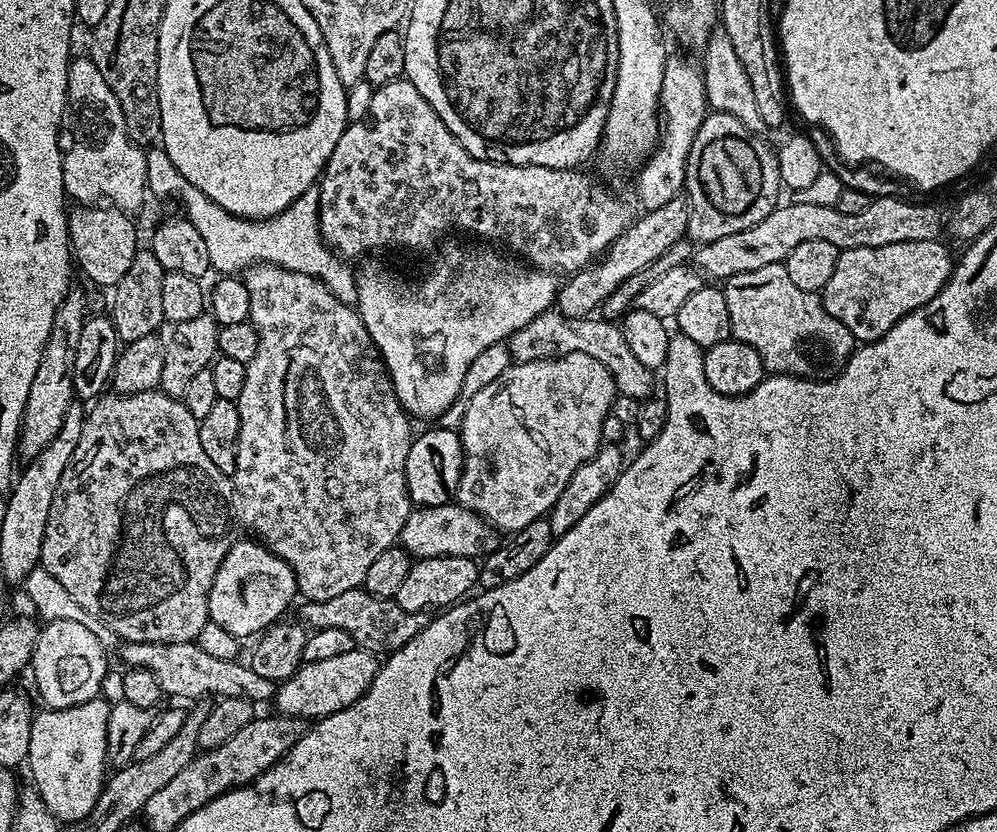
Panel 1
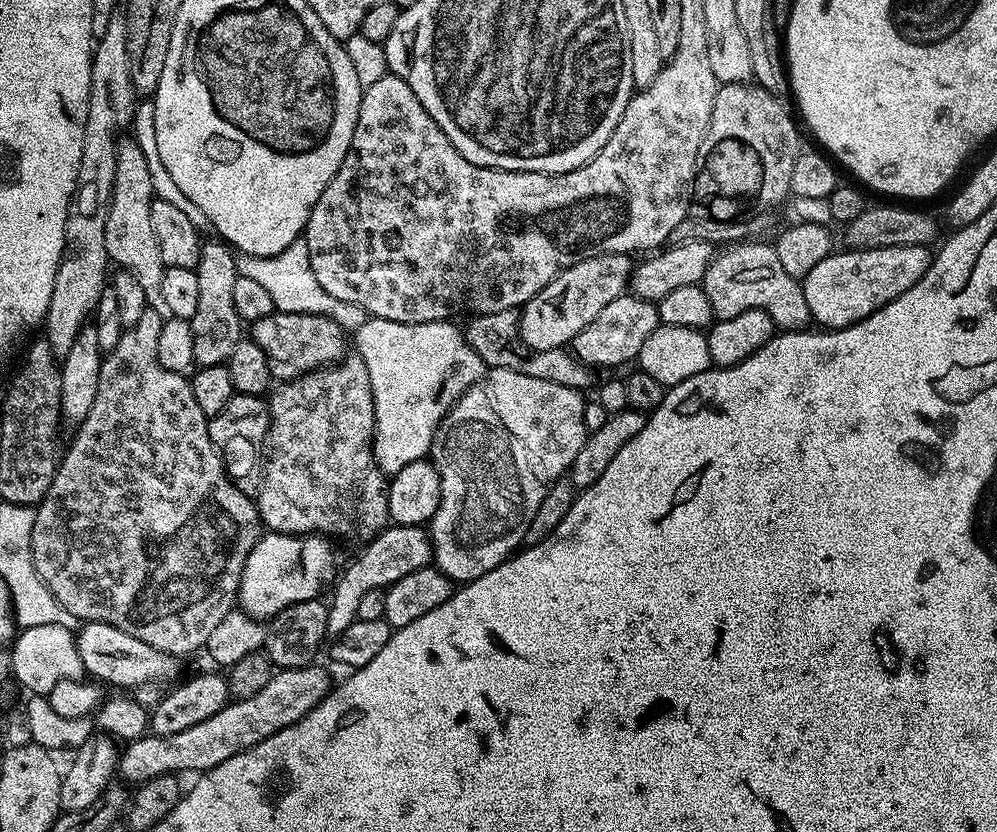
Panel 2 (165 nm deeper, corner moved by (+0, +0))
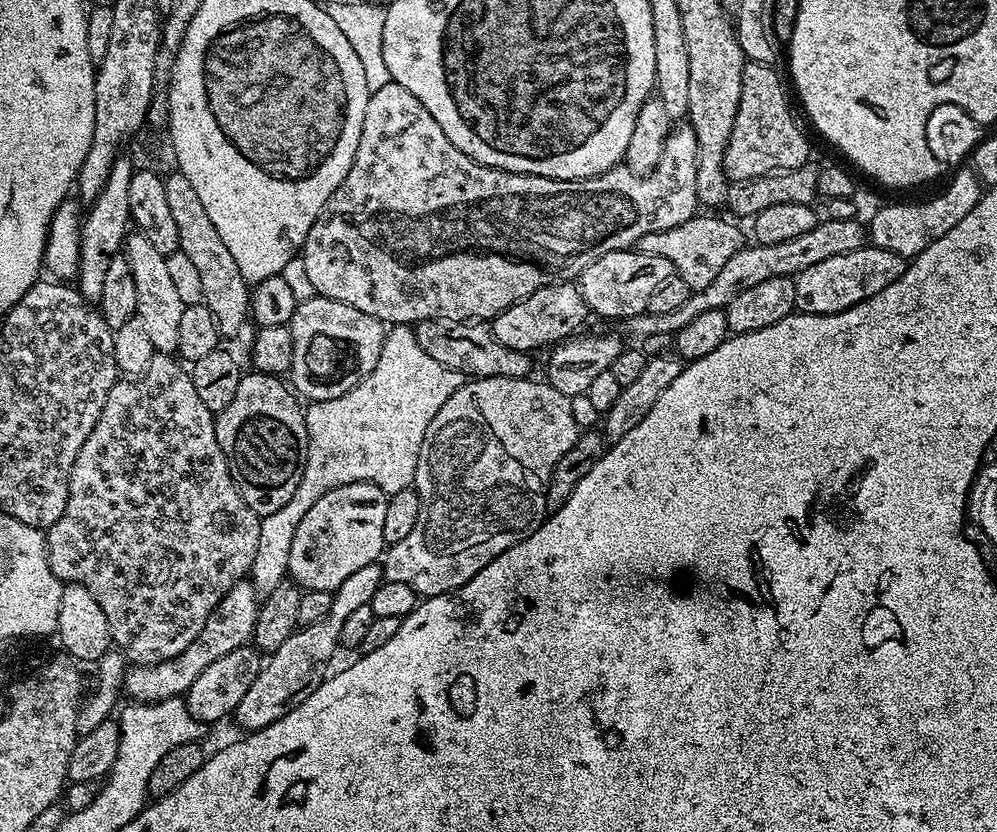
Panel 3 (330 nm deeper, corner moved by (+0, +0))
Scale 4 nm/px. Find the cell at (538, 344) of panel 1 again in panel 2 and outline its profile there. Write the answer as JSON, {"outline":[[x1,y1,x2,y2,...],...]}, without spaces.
{"outline":[[515,308,498,310,494,314,473,315,469,320,472,321,468,328,463,329,464,338,488,368,509,368,518,374,530,374,530,378,542,378,542,382,558,382,558,386,581,390,591,389,597,383,597,373,580,363,567,347,554,350,530,350,526,347,520,337,520,312]]}

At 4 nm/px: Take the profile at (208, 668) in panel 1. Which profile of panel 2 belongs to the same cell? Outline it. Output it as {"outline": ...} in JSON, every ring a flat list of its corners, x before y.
{"outline":[[106,622,85,623,75,633,75,640,85,673,104,686,114,684,118,690,135,690,144,684,175,681,180,672,181,661,177,657,154,650,154,646,146,646,142,638,134,638,134,634,126,634,126,630,118,630]]}

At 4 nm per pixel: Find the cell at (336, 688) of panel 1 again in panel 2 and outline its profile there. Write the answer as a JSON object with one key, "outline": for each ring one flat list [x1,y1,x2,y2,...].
{"outline":[[316,667,273,671,270,682,266,682,258,694,245,700,233,699,222,710,218,710,218,714,206,718,206,722,198,722,198,726,190,726,190,730,165,736,145,734,138,737,125,747,128,749,119,753,119,779,124,779,125,785,139,786,155,776,180,772,203,774,211,772,214,766,226,764,230,758,234,758,234,754,242,754,250,750,250,746,258,746,258,742,270,738,270,734,278,734,278,730,310,714,318,702,328,697,328,672]]}

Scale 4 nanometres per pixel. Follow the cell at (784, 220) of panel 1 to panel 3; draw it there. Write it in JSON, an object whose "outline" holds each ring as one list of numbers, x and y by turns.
{"outline":[[632,248,614,250,610,254,602,254,602,258,594,258,590,266,580,271,578,287,586,302,589,313,605,316,608,320,626,322,632,316,648,311,650,297,654,290,673,275,672,264,666,258,658,258,658,254,646,254]]}

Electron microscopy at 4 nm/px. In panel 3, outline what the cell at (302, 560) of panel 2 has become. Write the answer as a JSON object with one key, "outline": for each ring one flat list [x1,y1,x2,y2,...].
{"outline":[[350,482,339,484,332,488,306,514,302,522,298,522,298,530,294,534,294,542,290,546,290,562,288,563,288,576,301,589,309,592,335,592,350,574,362,570,362,566,370,566,377,563,386,551,386,545,382,538,382,525,386,518,386,506,389,493,383,492,378,486,366,482]]}

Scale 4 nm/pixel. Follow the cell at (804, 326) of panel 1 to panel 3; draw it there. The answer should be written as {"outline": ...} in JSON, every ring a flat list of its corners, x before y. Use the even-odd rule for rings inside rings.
{"outline":[[691,216,682,226,670,226,666,230,658,230,654,234,646,234,640,239,639,251,646,254,658,254,658,258,666,258,672,264,675,275,686,282,694,292,710,286,714,276,739,248,745,247,746,239,740,228,731,219,723,220,720,216],[729,220,729,221,728,221]]}

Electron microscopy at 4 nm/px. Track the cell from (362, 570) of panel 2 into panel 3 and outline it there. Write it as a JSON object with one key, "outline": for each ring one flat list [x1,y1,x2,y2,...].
{"outline":[[379,563,362,566,362,570,350,574,350,578,346,578,346,582,342,582,342,586,338,586,332,593,330,614,325,620,297,627,290,638,278,646,278,650,270,653,263,661,258,678,254,678,254,683,250,685,250,690,246,690,246,695,242,697,242,702,238,702,234,713,234,720,244,727,245,733,256,732,278,722,278,718,290,714,294,706,306,702,306,698,318,690,318,686,329,675,328,663,332,655,336,648,341,647,340,635,346,618,350,618,354,610,371,604,374,590,378,590,381,583,382,568]]}

